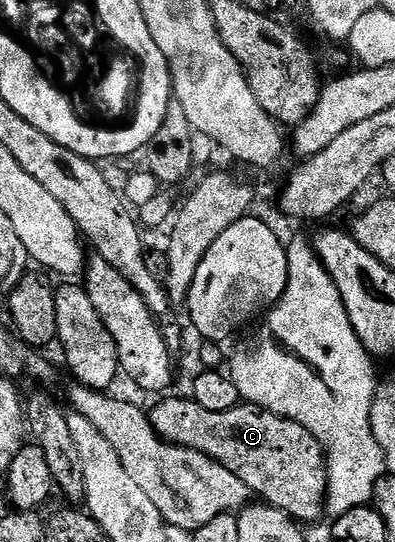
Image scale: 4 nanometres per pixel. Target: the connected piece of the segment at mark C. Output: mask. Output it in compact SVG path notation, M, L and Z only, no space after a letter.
M164 398L150 410L152 427L165 442L201 450L210 460L230 468L257 499L277 506L297 523L316 522L326 514L328 460L324 449L302 424L257 406L239 404L226 412L210 412L186 398Z

